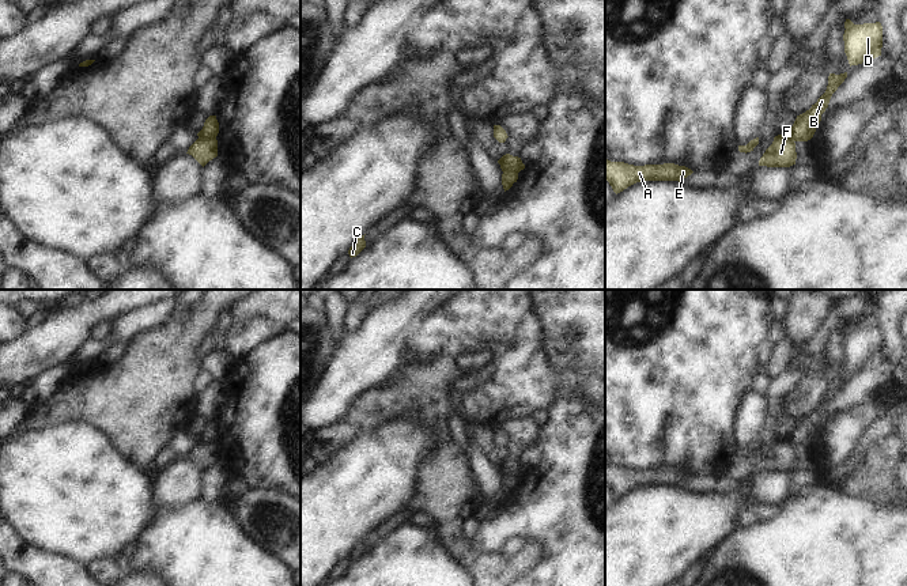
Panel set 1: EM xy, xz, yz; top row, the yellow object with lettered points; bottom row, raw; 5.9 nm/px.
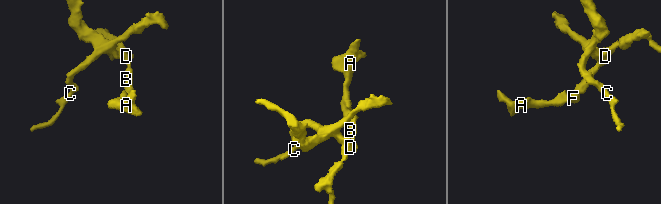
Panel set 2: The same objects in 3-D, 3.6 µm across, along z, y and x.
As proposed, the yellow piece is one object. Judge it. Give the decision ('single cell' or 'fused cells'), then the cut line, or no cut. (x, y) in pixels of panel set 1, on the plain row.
fused cells; cut in xy along (215, 441), (199, 443)

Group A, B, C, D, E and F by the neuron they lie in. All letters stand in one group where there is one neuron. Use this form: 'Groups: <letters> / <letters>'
Groups: A E F / B C D

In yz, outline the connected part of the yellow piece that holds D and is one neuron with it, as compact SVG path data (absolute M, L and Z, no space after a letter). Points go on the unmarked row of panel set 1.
M846 324L844 333L844 358L850 371L881 360L883 330L880 326L854 329Z

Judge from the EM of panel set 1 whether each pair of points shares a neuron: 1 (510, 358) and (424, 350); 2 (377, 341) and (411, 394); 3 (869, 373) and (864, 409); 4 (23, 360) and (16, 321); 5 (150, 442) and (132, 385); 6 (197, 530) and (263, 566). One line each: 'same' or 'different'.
1: same
2: different
3: different
4: different
5: same
6: same

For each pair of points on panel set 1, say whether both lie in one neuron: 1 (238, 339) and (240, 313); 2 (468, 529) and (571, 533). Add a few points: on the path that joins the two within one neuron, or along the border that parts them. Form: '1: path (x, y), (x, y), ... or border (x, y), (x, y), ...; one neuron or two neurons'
1: border (272, 320), (252, 317), (233, 321); two neurons
2: border (482, 522), (469, 539); two neurons

